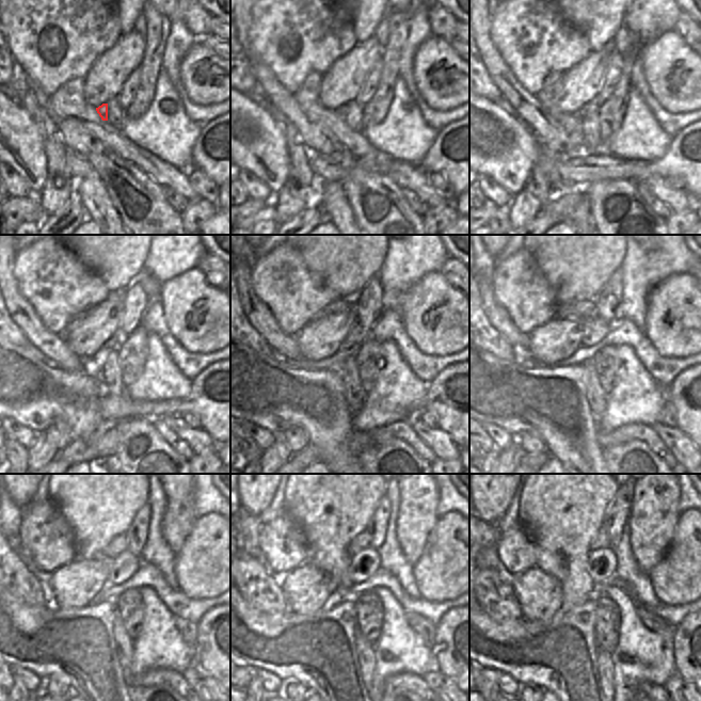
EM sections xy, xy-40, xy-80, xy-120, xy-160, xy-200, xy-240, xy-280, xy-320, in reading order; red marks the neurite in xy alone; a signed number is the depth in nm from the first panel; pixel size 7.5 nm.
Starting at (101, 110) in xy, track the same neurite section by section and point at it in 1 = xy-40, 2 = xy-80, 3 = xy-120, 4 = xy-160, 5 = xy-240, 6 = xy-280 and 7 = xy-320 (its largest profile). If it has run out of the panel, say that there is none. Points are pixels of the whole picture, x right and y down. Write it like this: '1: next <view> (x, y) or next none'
1: next xy-40 (341, 111)
2: next xy-80 (590, 106)
3: next xy-120 (94, 367)
4: next xy-160 (356, 335)
5: next xy-240 (122, 568)
6: next xy-280 (362, 564)
7: next xy-320 (601, 561)

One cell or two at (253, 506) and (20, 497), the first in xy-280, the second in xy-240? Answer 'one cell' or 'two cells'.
one cell

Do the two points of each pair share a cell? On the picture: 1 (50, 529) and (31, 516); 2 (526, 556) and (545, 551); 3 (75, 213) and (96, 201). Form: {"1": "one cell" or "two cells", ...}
{"1": "one cell", "2": "two cells", "3": "two cells"}

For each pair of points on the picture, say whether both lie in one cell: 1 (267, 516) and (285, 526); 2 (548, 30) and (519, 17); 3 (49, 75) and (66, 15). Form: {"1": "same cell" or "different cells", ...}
{"1": "different cells", "2": "same cell", "3": "same cell"}

